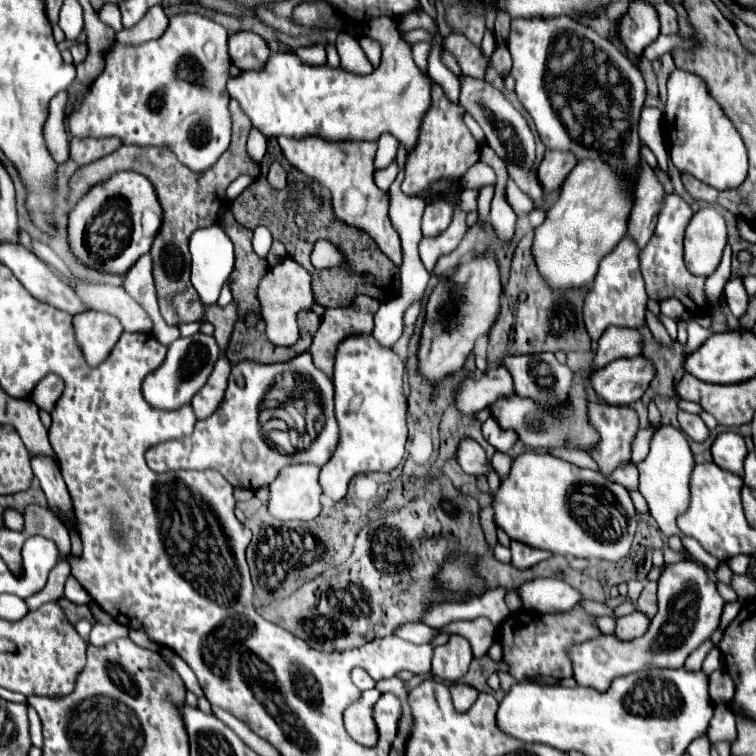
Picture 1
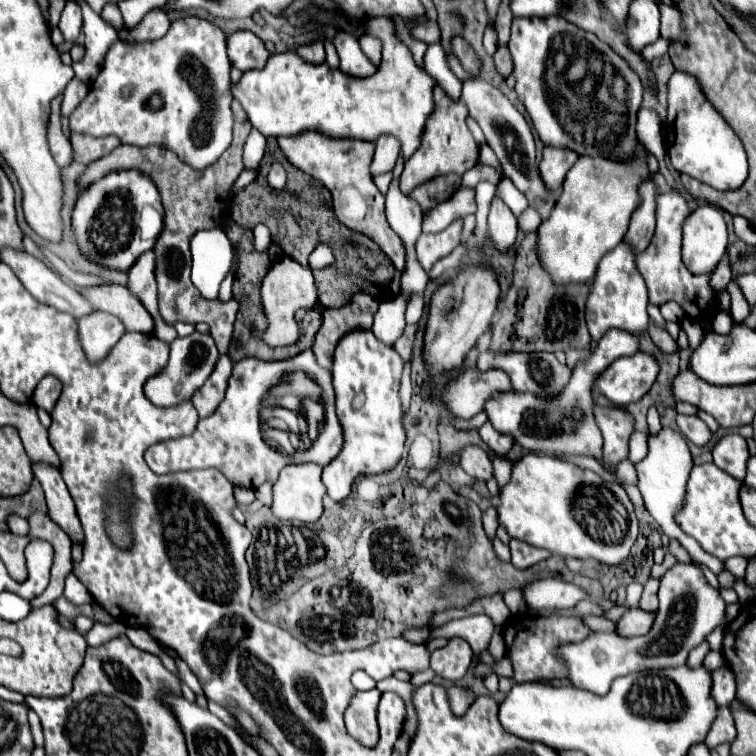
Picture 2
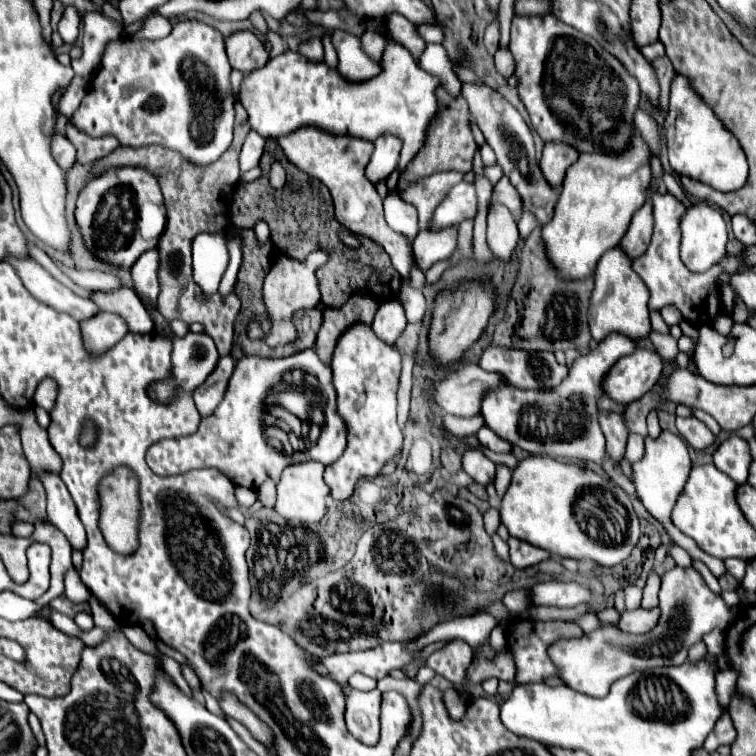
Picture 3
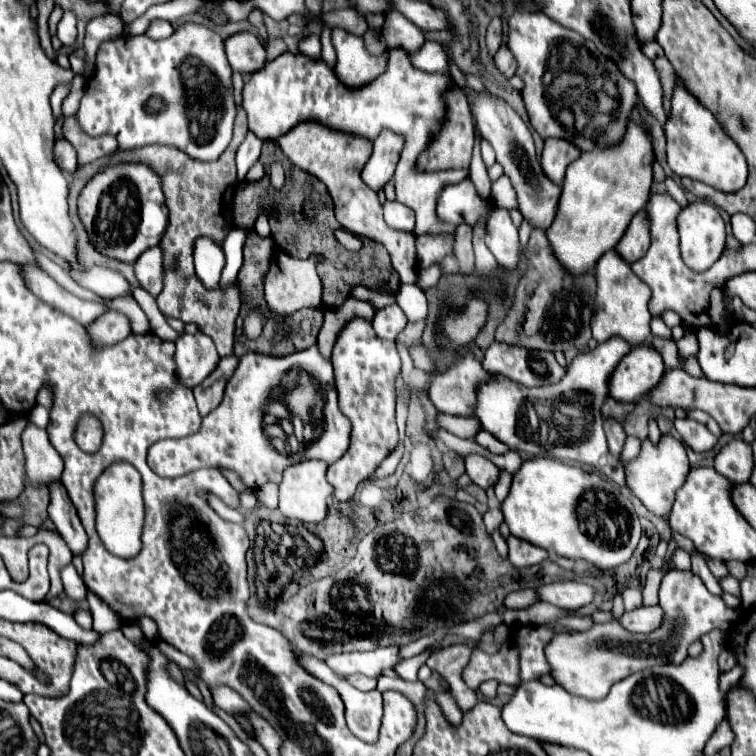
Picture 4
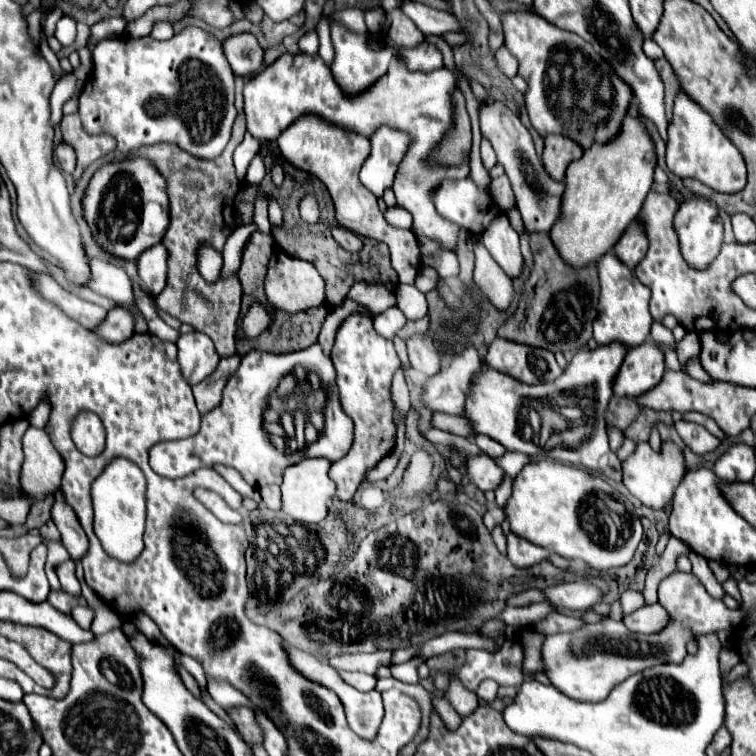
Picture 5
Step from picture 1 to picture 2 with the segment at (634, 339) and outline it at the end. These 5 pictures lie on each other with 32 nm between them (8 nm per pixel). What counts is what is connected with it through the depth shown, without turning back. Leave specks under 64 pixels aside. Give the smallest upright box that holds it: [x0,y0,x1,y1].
[484,328,640,458]

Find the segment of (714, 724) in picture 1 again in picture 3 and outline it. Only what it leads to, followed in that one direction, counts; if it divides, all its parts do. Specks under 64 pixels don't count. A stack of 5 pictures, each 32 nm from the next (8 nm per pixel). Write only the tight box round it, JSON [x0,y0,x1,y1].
[704,710,736,754]

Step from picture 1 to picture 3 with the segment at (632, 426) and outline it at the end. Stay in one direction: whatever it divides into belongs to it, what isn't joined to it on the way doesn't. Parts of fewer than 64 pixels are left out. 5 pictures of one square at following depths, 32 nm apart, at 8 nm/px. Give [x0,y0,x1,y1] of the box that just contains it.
[598,410,628,462]

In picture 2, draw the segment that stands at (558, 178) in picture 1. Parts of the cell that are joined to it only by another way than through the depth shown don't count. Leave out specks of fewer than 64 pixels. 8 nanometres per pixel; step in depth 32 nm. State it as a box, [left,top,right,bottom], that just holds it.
[540,148,578,192]

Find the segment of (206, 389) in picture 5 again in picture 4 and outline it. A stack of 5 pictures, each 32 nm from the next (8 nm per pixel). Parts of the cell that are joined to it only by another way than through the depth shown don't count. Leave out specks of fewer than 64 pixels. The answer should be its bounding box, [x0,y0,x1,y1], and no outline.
[194,356,238,416]

